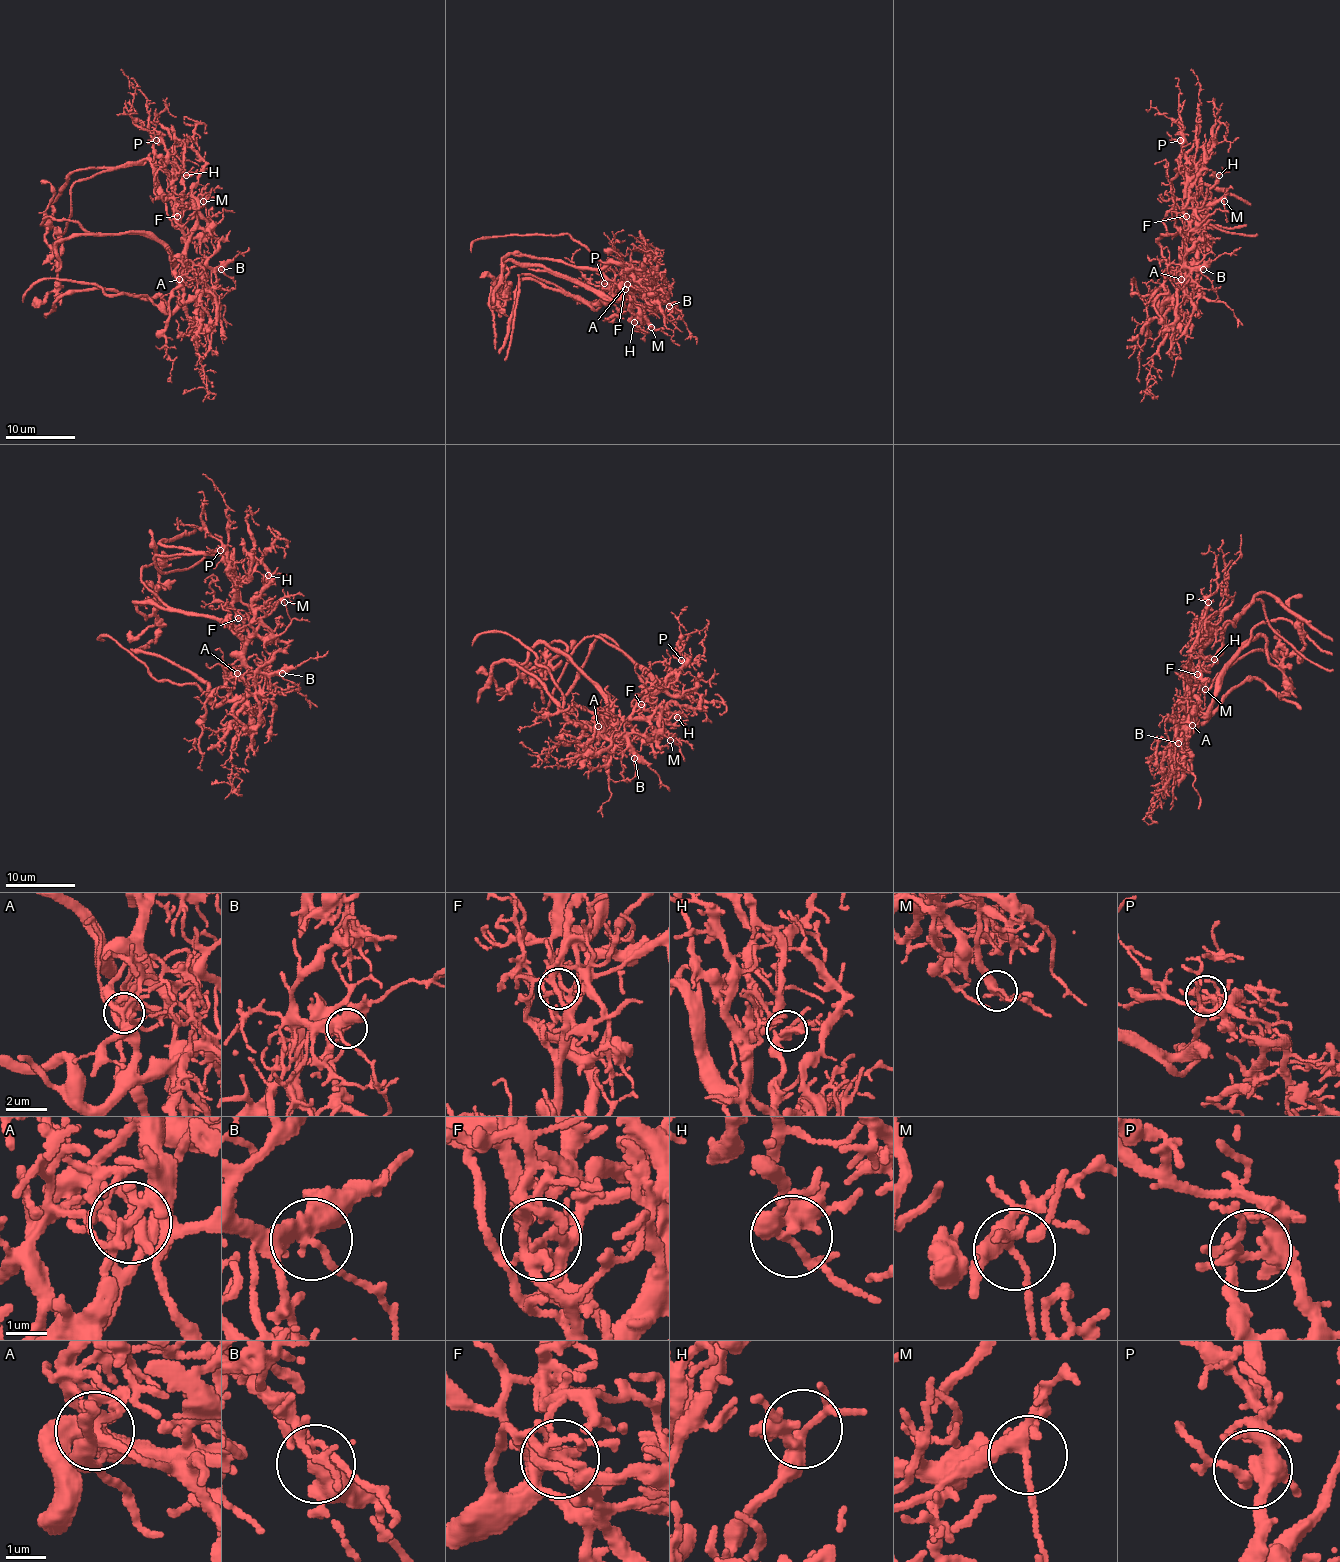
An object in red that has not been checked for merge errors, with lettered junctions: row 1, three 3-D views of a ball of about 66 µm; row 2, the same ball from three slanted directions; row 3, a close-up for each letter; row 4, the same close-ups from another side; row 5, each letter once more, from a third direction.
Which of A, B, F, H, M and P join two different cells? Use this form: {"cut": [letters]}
{"cut": ["A", "F"]}

